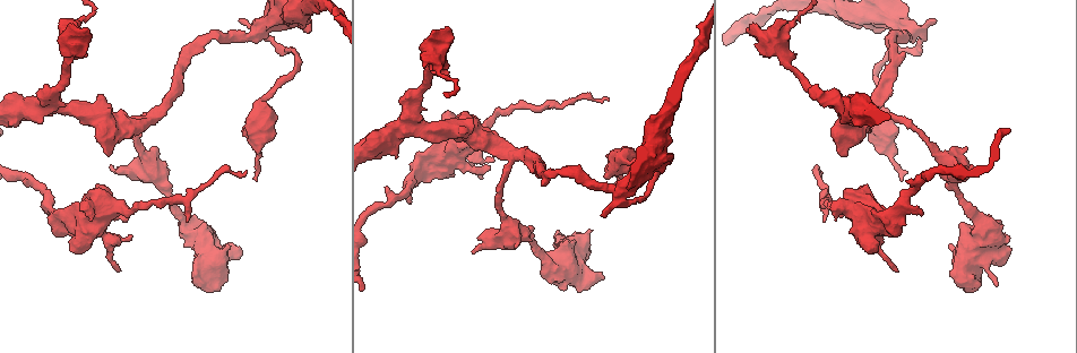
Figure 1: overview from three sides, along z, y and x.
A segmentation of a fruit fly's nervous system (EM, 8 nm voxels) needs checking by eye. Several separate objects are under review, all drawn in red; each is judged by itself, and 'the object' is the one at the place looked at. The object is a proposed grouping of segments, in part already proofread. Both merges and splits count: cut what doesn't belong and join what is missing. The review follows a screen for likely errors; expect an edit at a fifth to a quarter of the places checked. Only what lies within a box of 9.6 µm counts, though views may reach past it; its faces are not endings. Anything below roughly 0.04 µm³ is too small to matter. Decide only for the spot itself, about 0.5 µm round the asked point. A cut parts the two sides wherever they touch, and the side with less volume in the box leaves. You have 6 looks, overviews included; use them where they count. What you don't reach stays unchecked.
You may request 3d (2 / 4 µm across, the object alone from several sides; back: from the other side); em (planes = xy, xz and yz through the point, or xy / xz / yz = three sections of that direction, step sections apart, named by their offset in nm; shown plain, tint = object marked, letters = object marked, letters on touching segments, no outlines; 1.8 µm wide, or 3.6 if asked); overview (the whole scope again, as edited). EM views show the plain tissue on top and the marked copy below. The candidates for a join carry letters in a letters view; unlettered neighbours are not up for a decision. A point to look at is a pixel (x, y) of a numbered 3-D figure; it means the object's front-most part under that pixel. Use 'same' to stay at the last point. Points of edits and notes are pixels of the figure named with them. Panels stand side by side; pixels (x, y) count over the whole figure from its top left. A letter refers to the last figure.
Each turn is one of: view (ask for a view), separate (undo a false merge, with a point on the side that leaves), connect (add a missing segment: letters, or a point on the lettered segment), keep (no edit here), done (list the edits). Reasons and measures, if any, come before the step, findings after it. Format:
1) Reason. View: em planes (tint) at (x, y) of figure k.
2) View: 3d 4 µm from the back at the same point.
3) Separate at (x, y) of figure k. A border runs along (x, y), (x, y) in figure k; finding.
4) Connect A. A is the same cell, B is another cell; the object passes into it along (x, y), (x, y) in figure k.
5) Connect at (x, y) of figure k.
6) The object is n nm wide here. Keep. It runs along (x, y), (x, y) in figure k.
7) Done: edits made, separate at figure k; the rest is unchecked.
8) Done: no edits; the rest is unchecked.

Small branch off a trunk. View: em 3.6 µm yz step 4 (letters) at (516, 152) of figure 1.

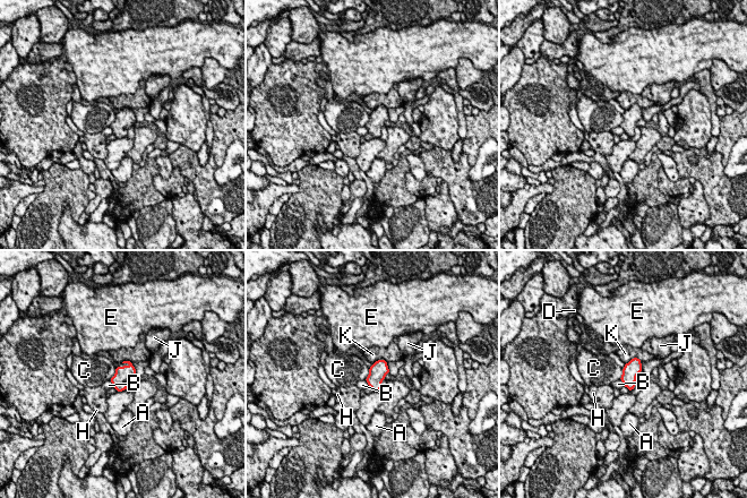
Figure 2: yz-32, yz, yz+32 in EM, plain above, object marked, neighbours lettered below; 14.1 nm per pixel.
Keep. A, B, C, D, E, H, J and K are other cells; a border runs along (116, 368), (116, 372), (109, 379) in figure 2; one cell here.

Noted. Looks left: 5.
Sharp bend. View: em planes (letters) at (83, 18) of figure 1.

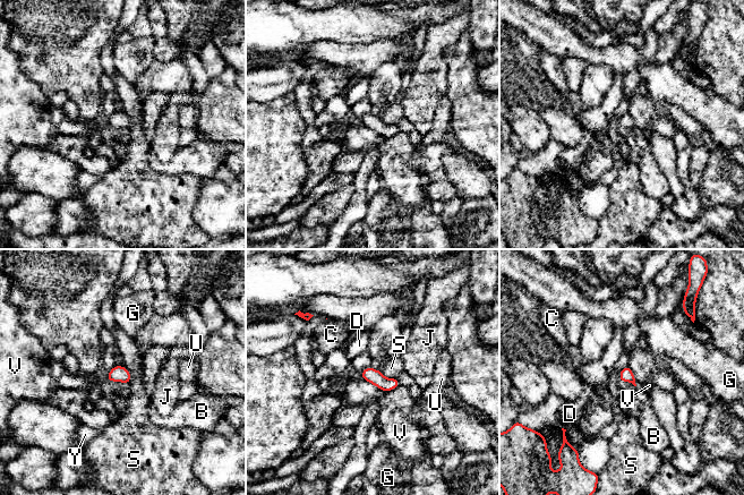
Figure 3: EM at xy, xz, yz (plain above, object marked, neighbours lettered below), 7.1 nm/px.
The object is 100 nm wide here. Keep. B, C, D, G, J, S, U, V and Y are other cells; a border runs along (124, 365), (130, 375), (127, 385) in figure 3; all the same cell.

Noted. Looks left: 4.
Free end. View: em planes (letters) at (824, 220) of figure 1.

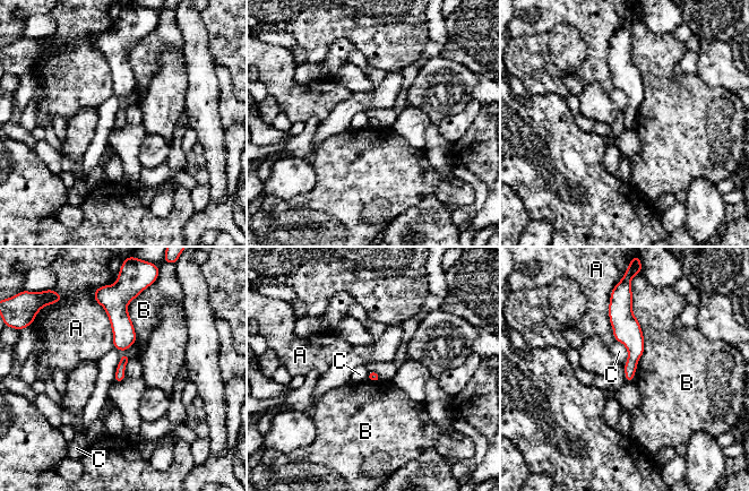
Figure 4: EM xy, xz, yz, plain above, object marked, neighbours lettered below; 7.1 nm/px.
Keep. A, B and C are other cells; a border runs along (125, 353), (117, 367), (113, 381) in figure 4; none of them fits.

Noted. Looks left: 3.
Done: no edits; the rest is unchecked.

